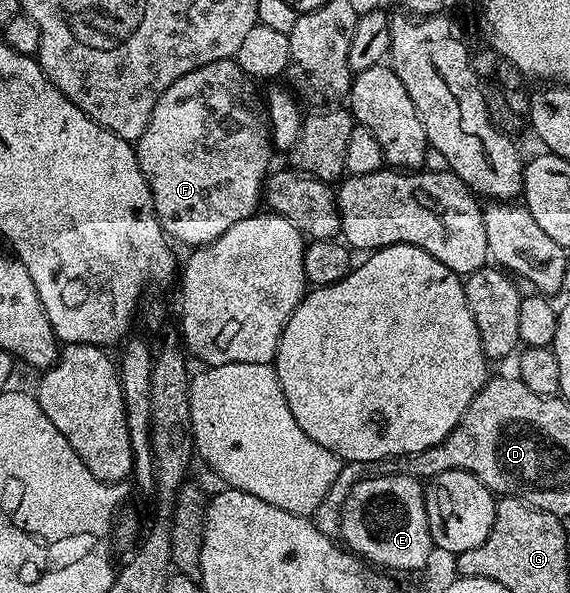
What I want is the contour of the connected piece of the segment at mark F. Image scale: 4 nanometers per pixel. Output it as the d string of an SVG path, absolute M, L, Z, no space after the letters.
M232 59L227 61L215 61L206 67L192 69L186 75L182 75L182 79L178 79L174 83L170 83L170 87L166 87L162 99L158 99L158 103L150 115L150 123L146 123L146 131L142 131L142 135L134 143L138 167L142 169L142 175L146 179L146 183L152 192L156 217L160 220L160 226L164 228L165 234L167 234L173 242L181 241L182 244L188 245L187 247L209 245L211 241L216 241L222 235L226 235L226 231L230 231L230 227L234 227L234 223L253 216L253 214L261 208L266 178L270 173L268 160L271 159L272 153L274 154L274 146L268 132L266 105L262 100L261 94L260 97L256 94L255 87L257 88L253 78L247 77L245 73L238 68L235 60Z

